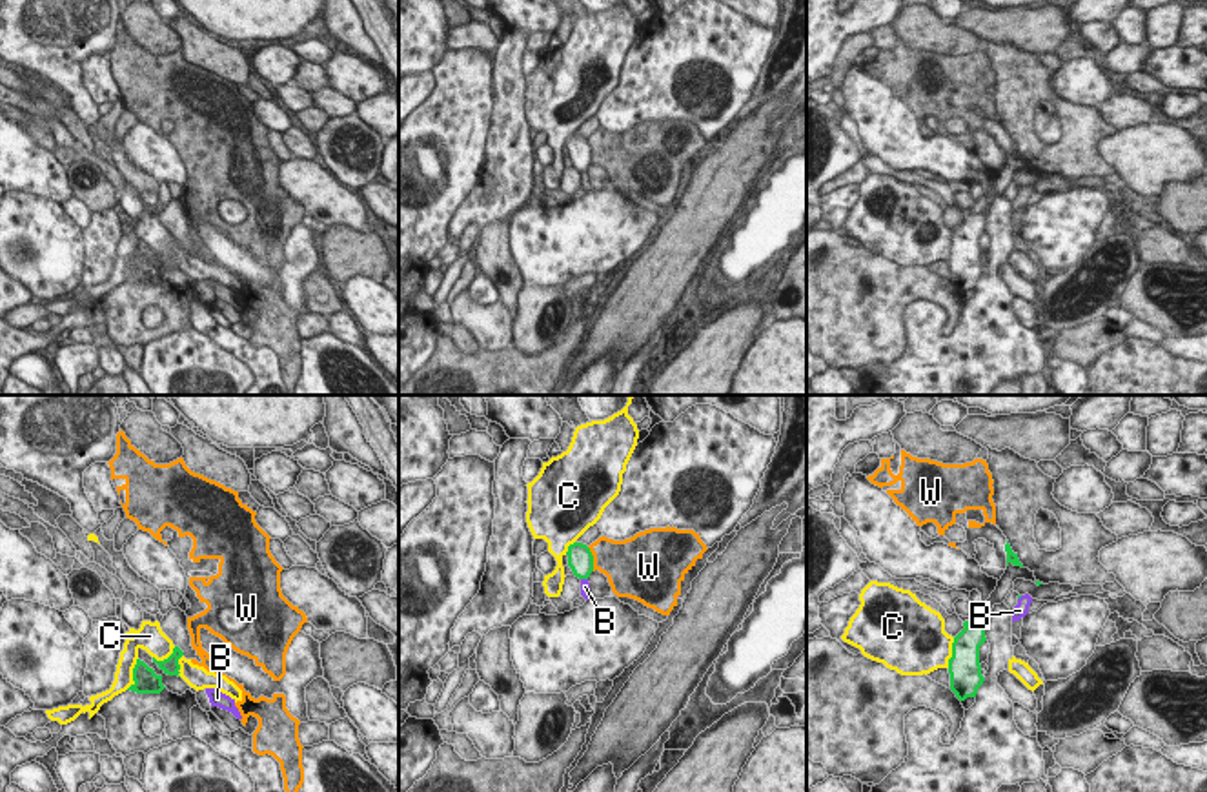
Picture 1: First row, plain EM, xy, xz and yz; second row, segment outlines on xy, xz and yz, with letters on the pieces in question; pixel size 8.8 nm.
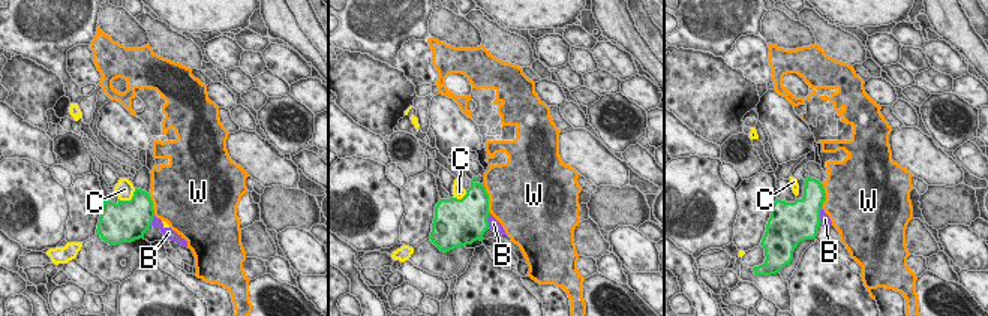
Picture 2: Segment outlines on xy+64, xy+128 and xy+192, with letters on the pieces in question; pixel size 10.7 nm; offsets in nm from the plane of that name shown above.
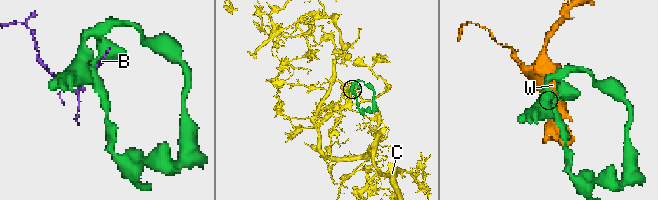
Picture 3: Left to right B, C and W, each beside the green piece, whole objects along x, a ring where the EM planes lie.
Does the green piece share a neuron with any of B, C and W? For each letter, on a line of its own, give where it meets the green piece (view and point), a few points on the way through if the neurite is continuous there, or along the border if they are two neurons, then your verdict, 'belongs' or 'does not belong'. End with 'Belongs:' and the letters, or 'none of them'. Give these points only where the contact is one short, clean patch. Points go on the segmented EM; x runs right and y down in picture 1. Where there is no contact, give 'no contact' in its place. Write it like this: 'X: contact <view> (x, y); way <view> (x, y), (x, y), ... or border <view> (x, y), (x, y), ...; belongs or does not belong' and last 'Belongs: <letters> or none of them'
B: contact xz (585, 578); does not belong
C: contact xy (133, 674); does not belong
W: contact xz (592, 559); does not belong
Belongs: none of them

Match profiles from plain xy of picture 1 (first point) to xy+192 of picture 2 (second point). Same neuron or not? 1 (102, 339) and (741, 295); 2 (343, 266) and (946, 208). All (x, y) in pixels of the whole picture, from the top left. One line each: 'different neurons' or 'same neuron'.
1: different neurons
2: same neuron

